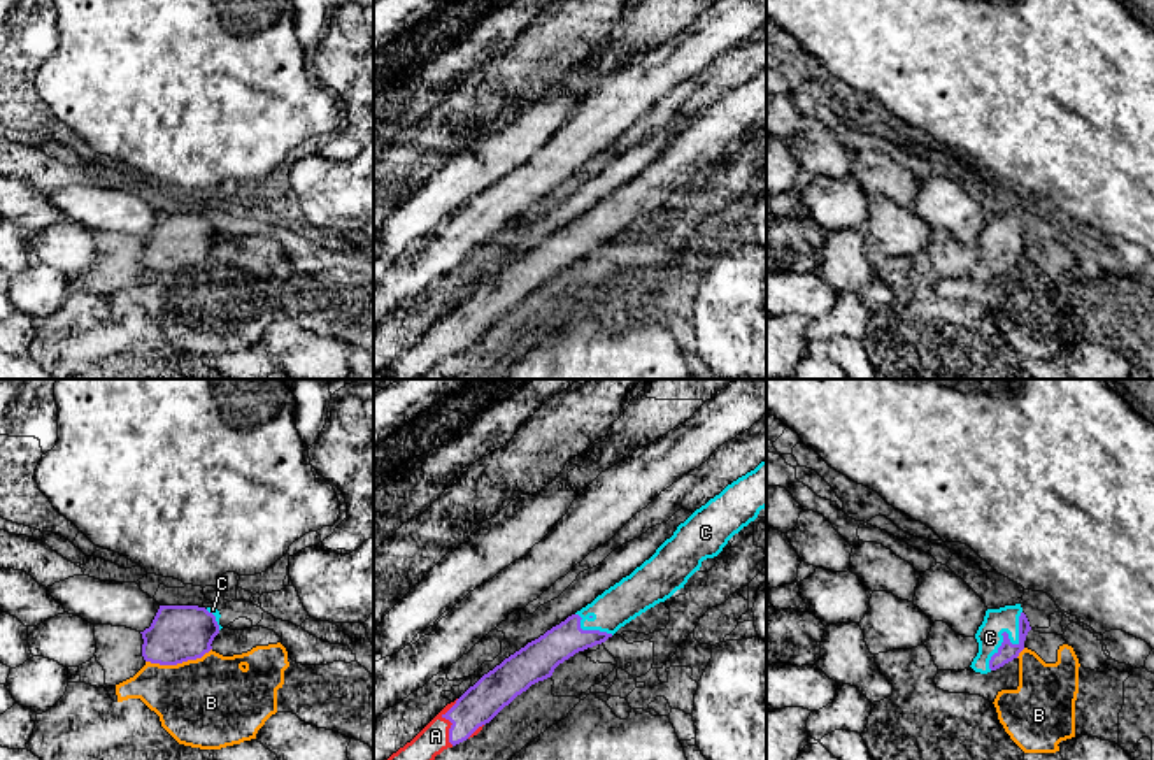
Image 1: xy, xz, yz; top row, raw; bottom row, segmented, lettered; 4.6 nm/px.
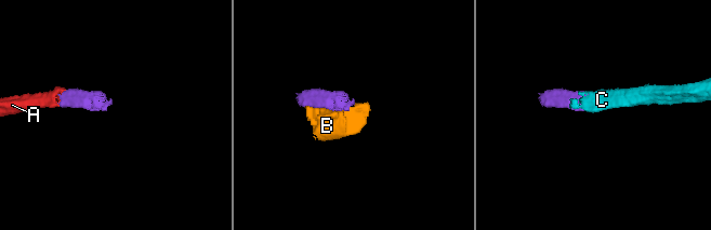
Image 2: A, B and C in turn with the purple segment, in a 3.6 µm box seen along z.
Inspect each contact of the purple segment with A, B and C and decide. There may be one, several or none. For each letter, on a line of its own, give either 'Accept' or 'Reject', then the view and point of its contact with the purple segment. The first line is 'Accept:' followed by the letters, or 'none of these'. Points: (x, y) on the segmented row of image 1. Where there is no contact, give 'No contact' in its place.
Accept: A, C
A: Accept. Touches purple at xz (449, 720)
B: Reject. Touches purple at xy (178, 662)
C: Accept. Touches purple at yz (1007, 636)

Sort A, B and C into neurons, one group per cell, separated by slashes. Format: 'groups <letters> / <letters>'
groups A C / B

